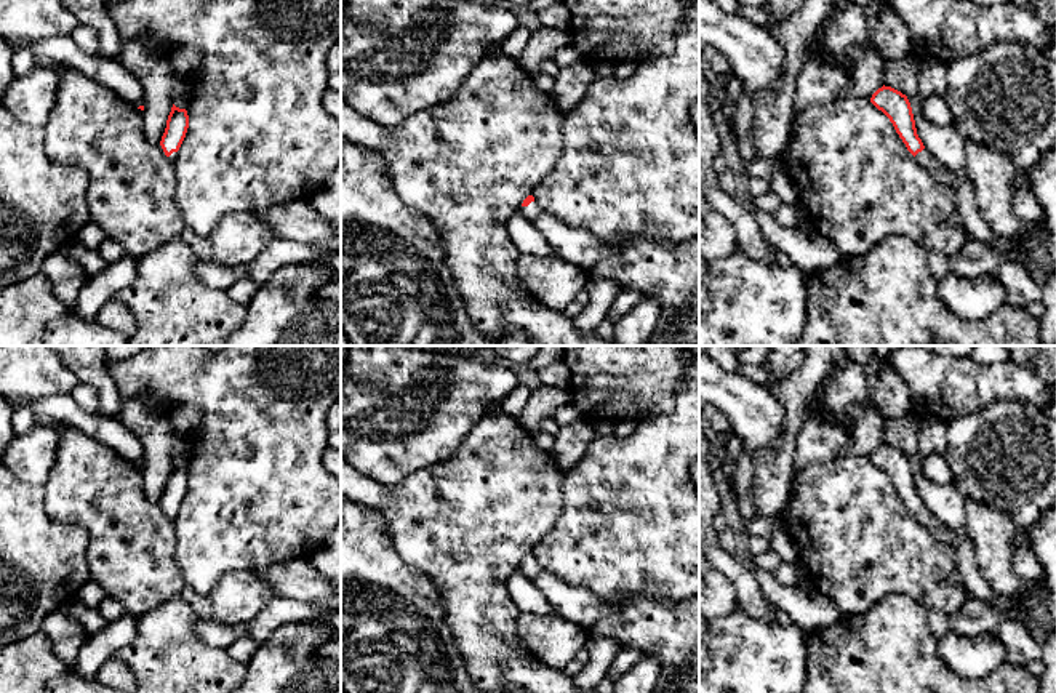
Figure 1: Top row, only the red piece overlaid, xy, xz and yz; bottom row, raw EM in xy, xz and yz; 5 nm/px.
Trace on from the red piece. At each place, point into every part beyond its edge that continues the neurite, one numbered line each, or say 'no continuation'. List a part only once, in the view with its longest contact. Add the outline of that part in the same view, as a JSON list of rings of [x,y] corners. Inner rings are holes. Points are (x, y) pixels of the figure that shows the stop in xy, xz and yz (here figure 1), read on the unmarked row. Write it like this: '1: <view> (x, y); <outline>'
1: xz (532, 570); [[[531,560],[528,565],[520,565],[520,571],[530,579],[530,581],[536,581],[539,571],[541,571],[541,567],[538,563],[538,560]]]

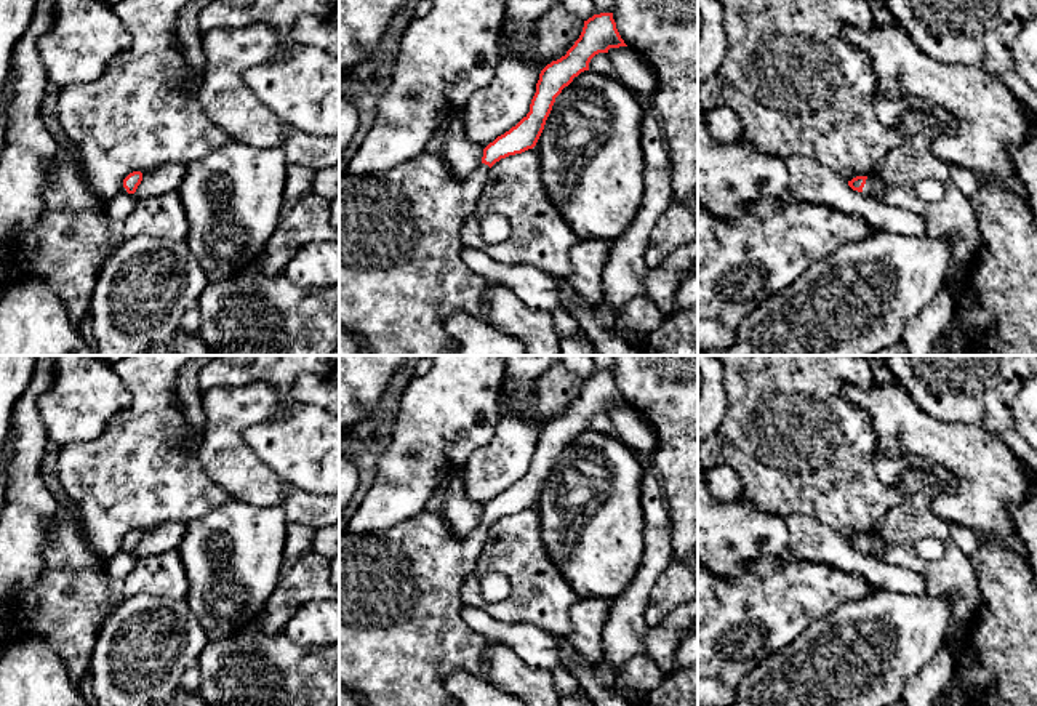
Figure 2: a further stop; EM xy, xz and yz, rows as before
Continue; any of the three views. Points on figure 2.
1: yz (872, 546); [[[867,535],[866,543],[863,546],[863,552],[877,557],[877,554],[883,549],[883,543],[880,538],[874,535]]]

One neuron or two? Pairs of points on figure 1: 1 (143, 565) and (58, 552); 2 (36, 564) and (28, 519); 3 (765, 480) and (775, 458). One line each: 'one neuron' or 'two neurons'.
1: two neurons
2: one neuron
3: one neuron

